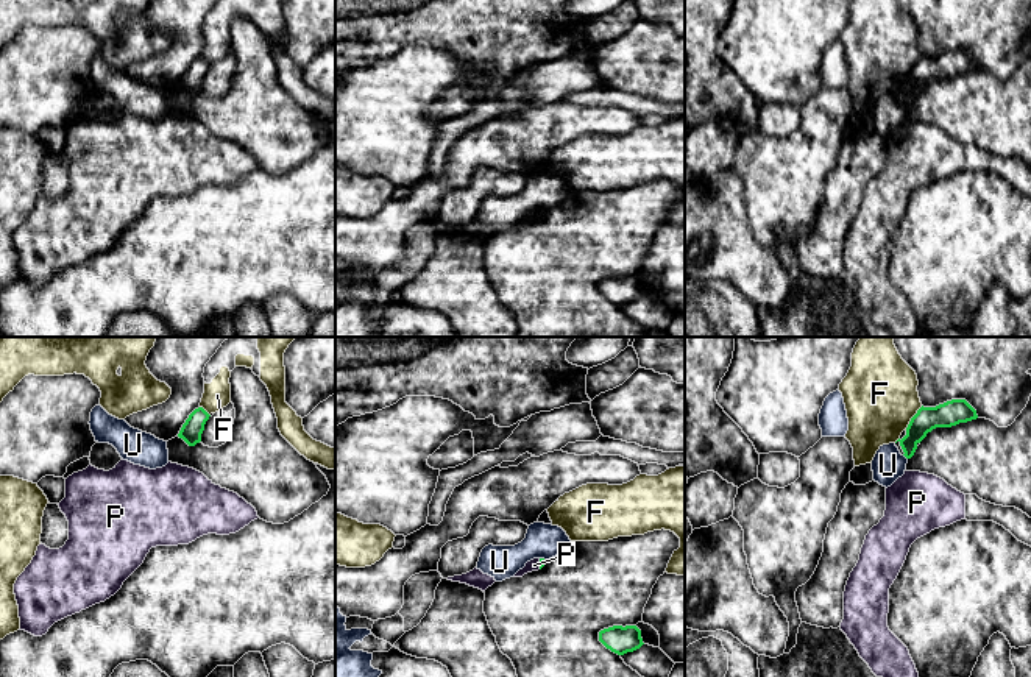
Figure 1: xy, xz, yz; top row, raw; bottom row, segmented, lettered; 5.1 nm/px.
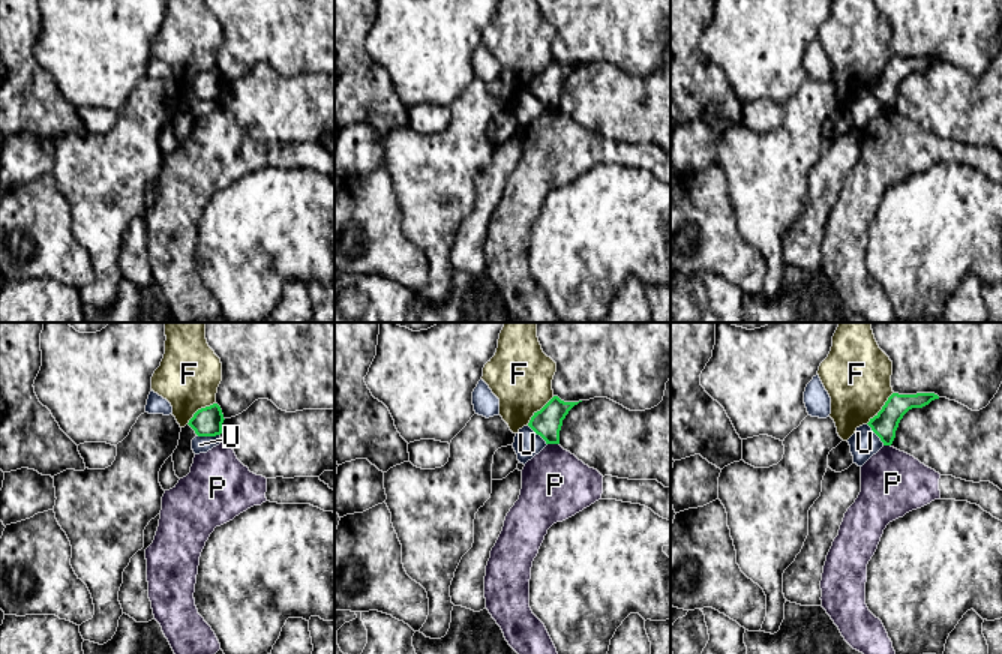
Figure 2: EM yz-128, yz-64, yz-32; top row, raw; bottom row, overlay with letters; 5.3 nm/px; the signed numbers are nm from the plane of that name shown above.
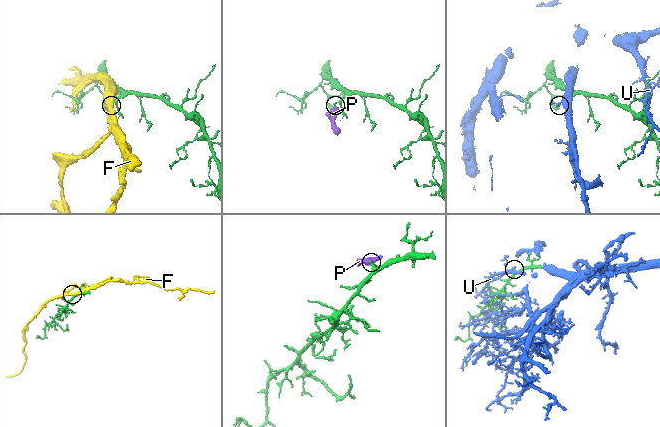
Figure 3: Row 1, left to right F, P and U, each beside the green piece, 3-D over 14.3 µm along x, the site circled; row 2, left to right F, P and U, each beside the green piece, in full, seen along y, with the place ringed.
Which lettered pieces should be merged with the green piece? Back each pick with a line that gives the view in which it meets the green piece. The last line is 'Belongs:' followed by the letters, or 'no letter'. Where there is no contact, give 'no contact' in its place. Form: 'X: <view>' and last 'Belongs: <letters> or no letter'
Belongs: no letter

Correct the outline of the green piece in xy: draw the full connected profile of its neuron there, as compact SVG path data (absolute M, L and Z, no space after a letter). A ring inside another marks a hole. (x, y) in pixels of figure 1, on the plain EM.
M203 58L195 59L182 75L178 87L189 97L195 97L201 92L201 84L209 67L211 66Z

